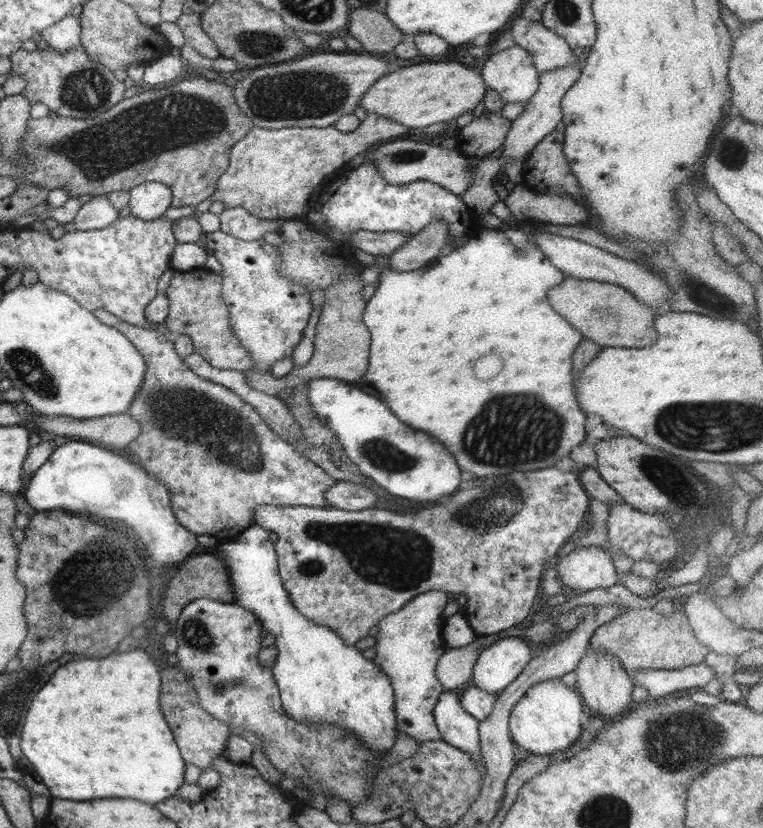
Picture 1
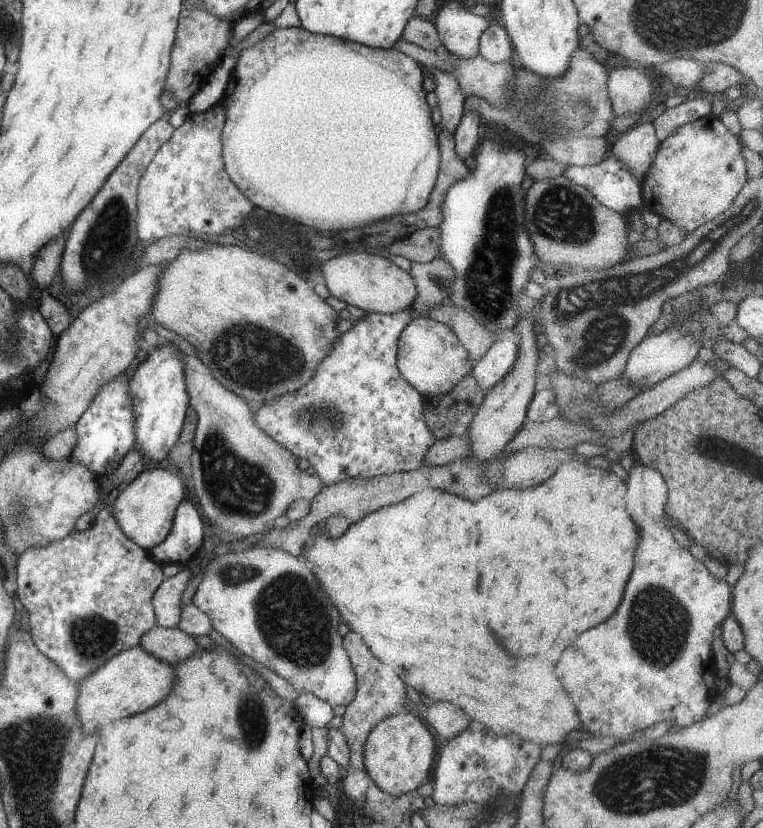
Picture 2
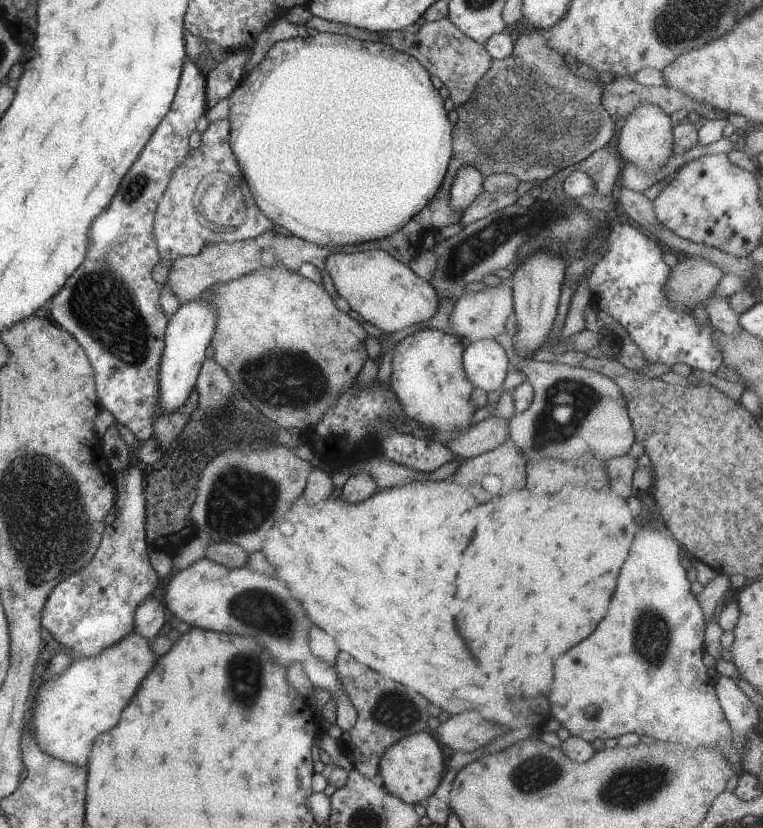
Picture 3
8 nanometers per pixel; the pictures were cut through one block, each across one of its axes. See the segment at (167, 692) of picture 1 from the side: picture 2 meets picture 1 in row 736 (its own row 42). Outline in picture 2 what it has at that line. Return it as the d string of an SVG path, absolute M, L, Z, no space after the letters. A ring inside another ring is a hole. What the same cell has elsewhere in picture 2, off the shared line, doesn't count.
M184 5L179 11L175 40L169 53L169 68L165 75L164 90L176 98L179 105L186 104L207 80L228 45L232 23L211 13Z

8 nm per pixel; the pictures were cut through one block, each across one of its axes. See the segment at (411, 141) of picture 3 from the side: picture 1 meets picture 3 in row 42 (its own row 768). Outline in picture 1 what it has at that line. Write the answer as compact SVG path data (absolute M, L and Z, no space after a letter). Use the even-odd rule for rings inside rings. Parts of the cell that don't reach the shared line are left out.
M199 598L193 601L190 601L189 604L186 604L179 613L177 620L171 626L171 634L177 640L177 650L174 654L177 657L179 672L185 676L186 681L190 684L193 692L195 692L198 700L198 704L200 708L206 710L214 719L221 721L223 724L235 725L239 728L244 728L245 730L249 730L249 732L253 732L255 736L257 736L257 740L259 740L258 748L264 754L264 757L268 759L269 764L271 766L275 766L277 772L282 774L281 780L281 788L287 790L287 792L293 794L293 789L295 789L295 785L301 784L303 785L303 795L298 796L304 803L308 803L311 805L312 803L317 804L319 806L319 802L325 798L321 798L319 794L326 793L330 794L330 796L334 796L334 798L338 798L343 802L349 804L358 804L358 802L362 802L364 798L366 798L366 794L370 792L370 778L376 774L376 771L379 769L385 769L386 763L384 762L384 758L386 757L387 752L383 751L370 751L361 741L358 741L351 733L344 730L341 727L329 724L329 723L321 723L320 725L308 725L307 723L300 723L299 721L294 721L290 716L287 716L284 713L284 710L280 704L280 695L278 692L277 685L272 677L272 672L269 667L261 666L256 659L257 651L259 650L260 642L261 642L261 625L255 621L255 617L248 611L237 605L229 604L229 603L221 603L220 601L210 600L209 598Z

